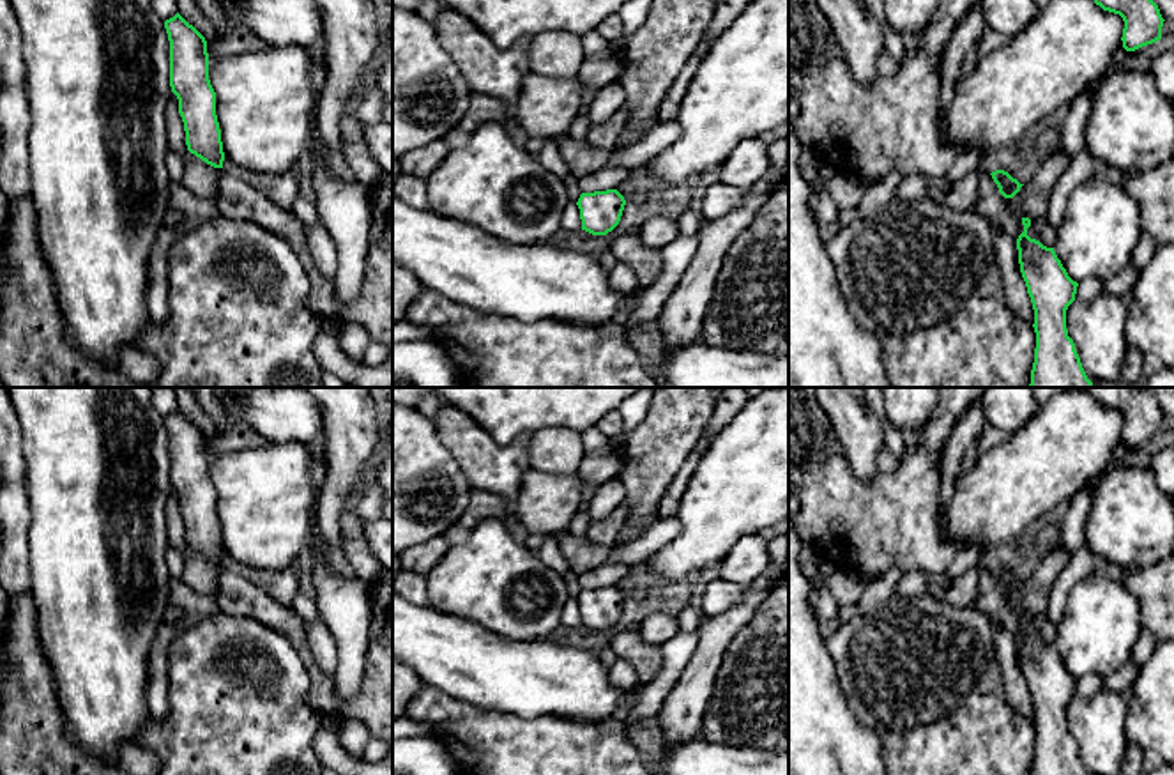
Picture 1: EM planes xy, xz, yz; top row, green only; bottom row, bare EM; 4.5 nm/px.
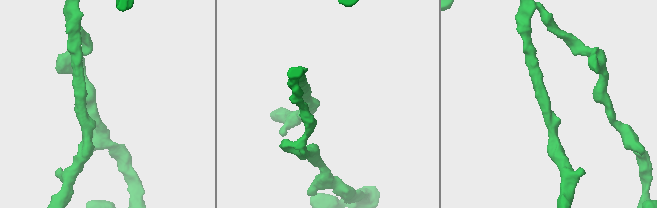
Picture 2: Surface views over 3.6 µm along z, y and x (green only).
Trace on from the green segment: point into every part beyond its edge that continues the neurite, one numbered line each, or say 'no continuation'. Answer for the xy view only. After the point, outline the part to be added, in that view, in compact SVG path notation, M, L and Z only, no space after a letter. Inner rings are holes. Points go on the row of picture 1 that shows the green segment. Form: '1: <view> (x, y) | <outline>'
no continuation

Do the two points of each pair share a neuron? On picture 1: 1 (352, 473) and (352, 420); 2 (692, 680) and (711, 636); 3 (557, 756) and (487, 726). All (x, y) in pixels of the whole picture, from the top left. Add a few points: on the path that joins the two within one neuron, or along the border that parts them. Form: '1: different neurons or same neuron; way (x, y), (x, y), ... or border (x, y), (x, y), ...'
1: same neuron; way (352, 460), (352, 432)
2: same neuron; way (702, 669), (711, 646)
3: same neuron; way (540, 756), (520, 756), (504, 740)

